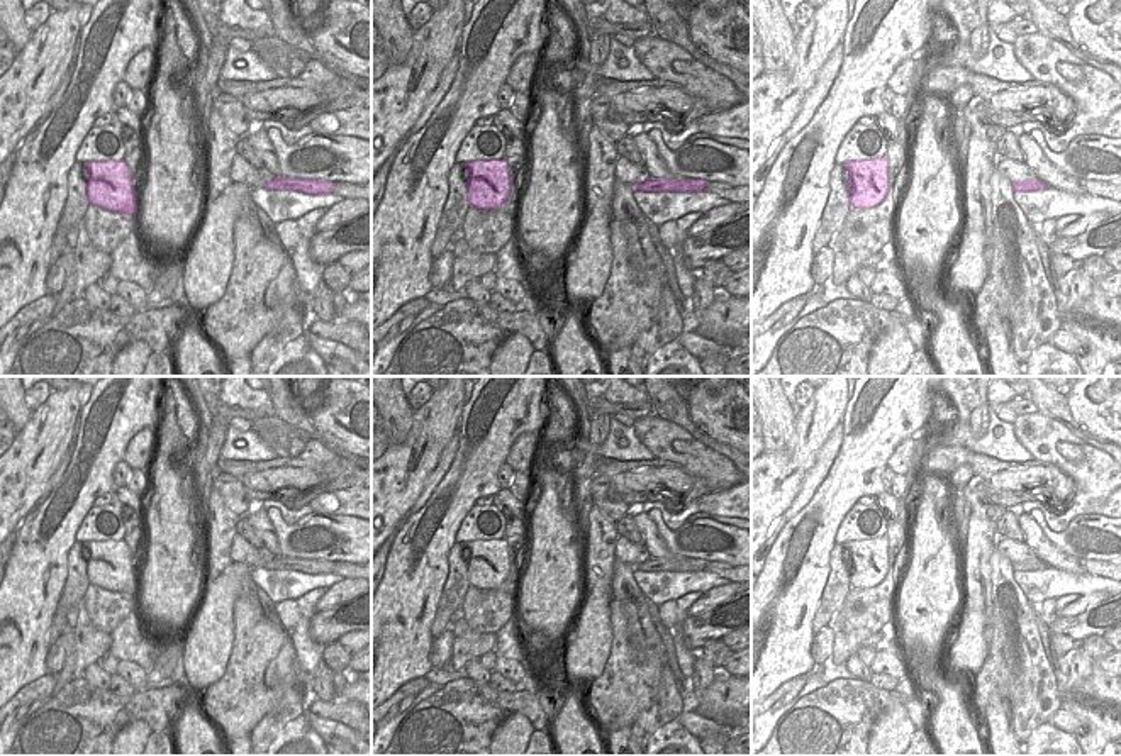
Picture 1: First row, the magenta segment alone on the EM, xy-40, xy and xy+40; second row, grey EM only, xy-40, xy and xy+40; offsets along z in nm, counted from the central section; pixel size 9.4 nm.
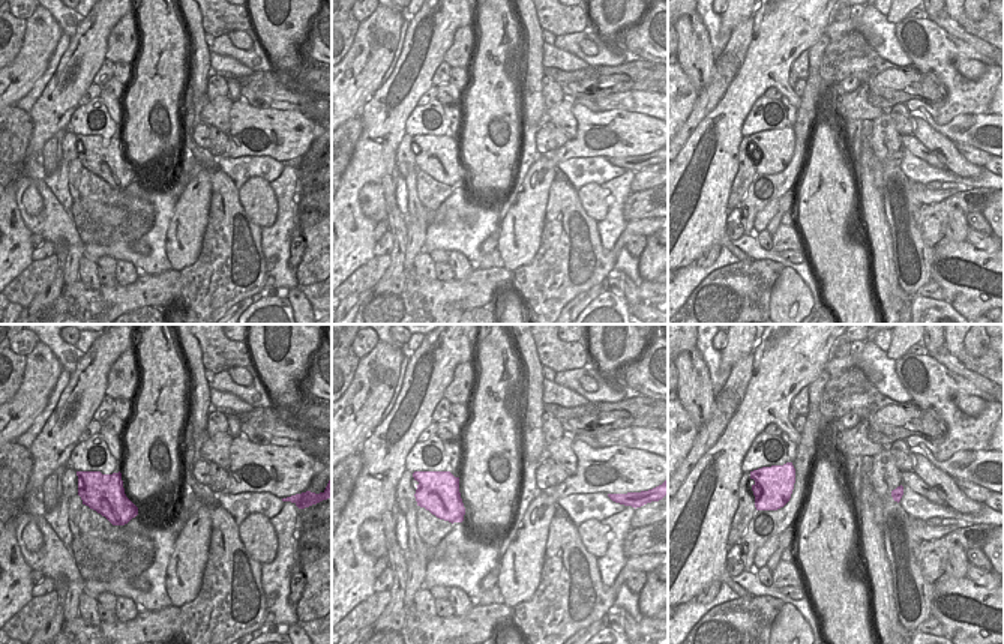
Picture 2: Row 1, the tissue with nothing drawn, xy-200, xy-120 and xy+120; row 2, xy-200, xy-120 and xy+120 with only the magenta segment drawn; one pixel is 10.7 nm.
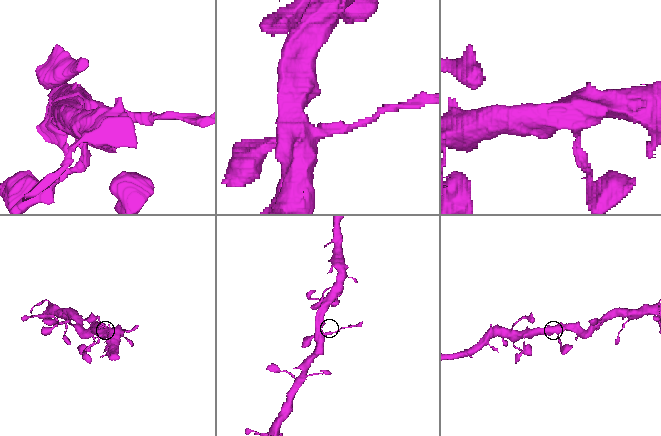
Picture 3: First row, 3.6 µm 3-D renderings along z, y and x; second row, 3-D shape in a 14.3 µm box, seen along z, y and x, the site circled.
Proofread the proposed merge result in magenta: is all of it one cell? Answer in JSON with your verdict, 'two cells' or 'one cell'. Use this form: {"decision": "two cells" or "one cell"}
{"decision": "two cells"}

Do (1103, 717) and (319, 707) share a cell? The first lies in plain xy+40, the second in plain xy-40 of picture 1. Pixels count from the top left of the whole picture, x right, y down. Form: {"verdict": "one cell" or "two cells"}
{"verdict": "two cells"}

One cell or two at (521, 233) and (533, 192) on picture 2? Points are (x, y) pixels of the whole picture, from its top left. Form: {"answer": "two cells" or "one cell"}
{"answer": "one cell"}

